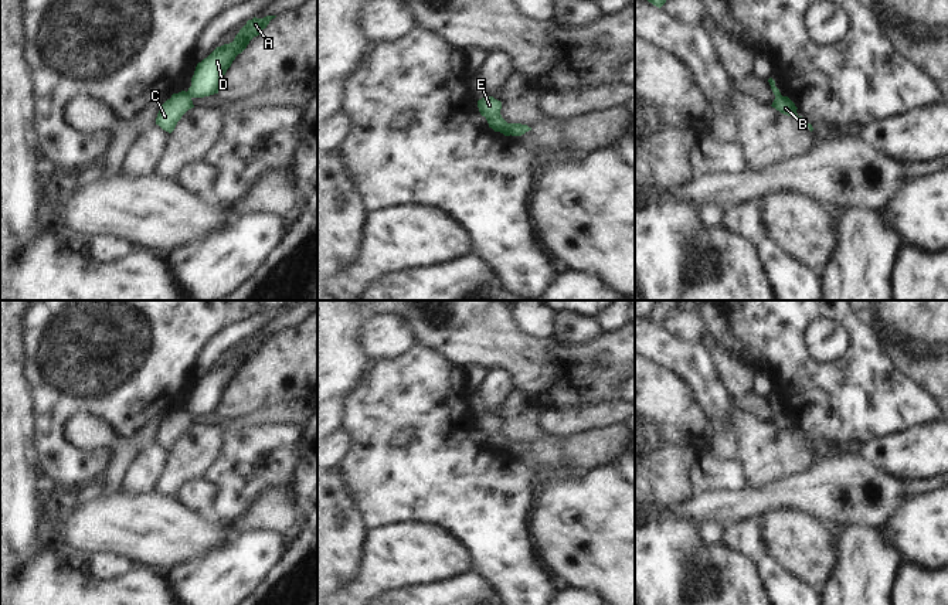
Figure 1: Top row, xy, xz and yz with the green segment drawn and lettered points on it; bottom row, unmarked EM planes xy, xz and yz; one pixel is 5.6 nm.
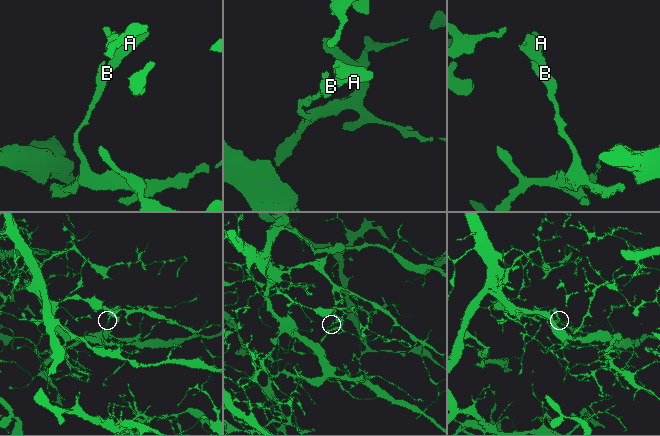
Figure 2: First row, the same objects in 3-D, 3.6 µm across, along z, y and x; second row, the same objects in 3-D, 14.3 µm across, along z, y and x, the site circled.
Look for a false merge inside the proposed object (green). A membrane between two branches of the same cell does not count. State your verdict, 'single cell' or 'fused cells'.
fused cells

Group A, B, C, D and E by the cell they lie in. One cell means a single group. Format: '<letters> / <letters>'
A D / B C E

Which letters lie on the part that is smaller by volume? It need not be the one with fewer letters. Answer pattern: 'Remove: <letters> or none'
Remove: A, D

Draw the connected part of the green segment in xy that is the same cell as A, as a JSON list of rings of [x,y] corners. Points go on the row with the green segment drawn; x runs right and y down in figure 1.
[[[266,16],[264,18],[254,17],[248,20],[232,43],[217,47],[207,58],[198,62],[187,94],[191,98],[204,98],[218,94],[222,78],[235,57],[241,54],[249,41],[259,35],[275,17],[276,16]]]

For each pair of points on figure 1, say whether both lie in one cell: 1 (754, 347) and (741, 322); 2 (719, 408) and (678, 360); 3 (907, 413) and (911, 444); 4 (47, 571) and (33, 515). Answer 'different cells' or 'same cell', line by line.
1: same cell
2: same cell
3: different cells
4: different cells

